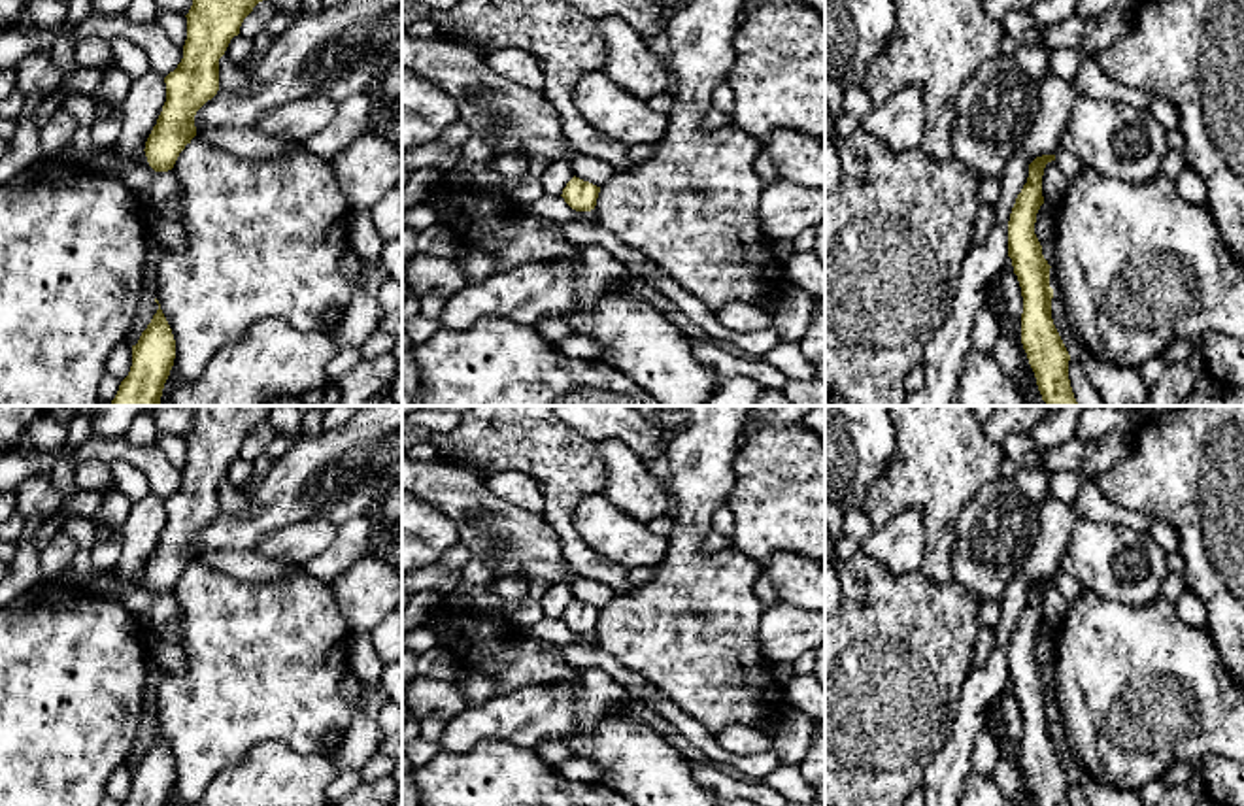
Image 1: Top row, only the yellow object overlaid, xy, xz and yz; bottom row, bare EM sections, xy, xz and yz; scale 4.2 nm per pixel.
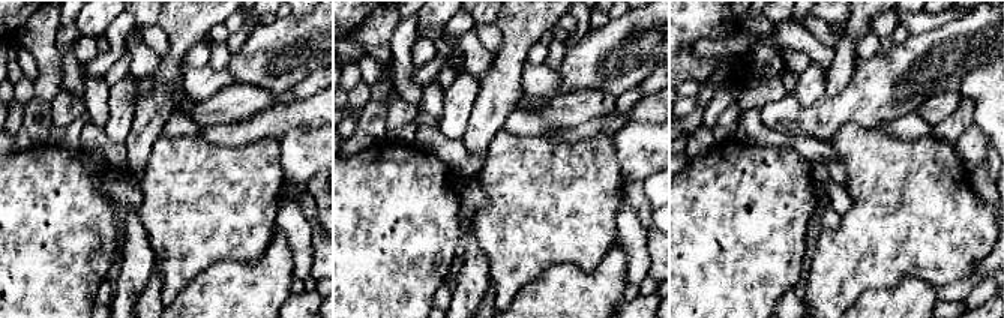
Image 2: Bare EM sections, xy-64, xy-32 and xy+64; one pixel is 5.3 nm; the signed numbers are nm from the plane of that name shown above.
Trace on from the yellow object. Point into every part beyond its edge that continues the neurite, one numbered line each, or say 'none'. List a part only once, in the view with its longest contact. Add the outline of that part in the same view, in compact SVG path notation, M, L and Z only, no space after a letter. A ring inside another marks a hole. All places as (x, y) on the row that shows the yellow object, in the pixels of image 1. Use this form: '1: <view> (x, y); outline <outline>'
none

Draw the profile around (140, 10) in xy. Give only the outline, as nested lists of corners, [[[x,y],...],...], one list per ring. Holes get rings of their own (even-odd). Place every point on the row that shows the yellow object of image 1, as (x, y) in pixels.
[[[132,0],[125,15],[136,23],[155,21],[157,17],[157,4],[155,0]]]

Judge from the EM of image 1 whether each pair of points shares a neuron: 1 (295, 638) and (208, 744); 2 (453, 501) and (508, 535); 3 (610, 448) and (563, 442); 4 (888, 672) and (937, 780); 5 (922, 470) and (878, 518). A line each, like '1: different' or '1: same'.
1: same
2: same
3: different
4: different
5: same

